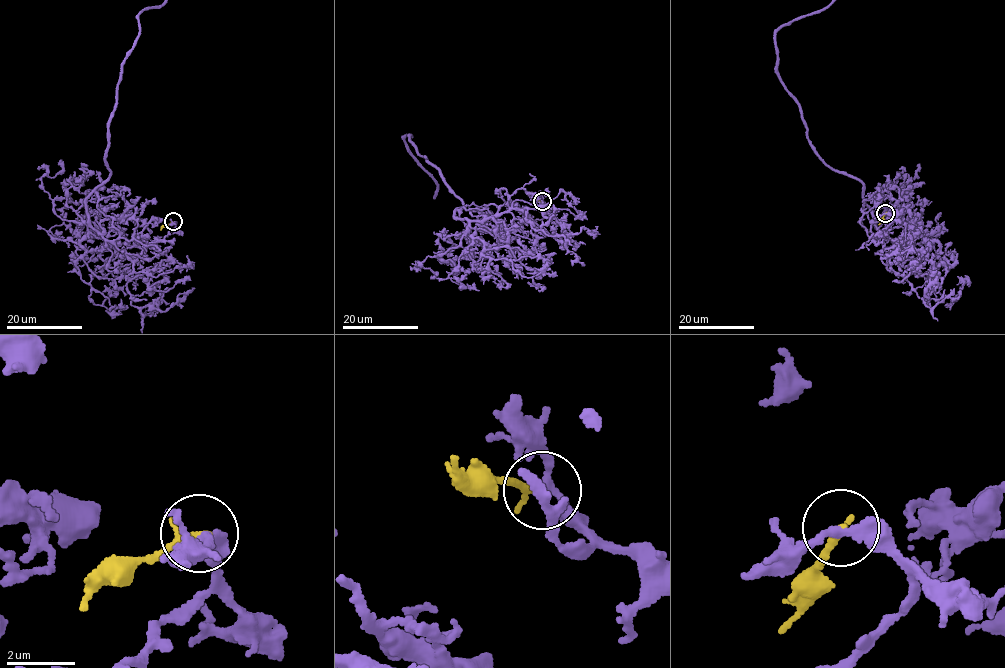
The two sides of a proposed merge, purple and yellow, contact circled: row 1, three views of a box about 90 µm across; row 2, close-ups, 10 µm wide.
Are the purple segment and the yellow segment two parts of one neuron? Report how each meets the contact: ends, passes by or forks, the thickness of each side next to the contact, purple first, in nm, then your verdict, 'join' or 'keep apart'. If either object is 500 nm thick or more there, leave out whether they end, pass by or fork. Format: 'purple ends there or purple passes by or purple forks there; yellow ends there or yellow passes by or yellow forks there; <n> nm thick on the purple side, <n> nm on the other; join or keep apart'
purple passes by; yellow ends there; 220 nm thick on the purple side, 220 nm on the other; keep apart

